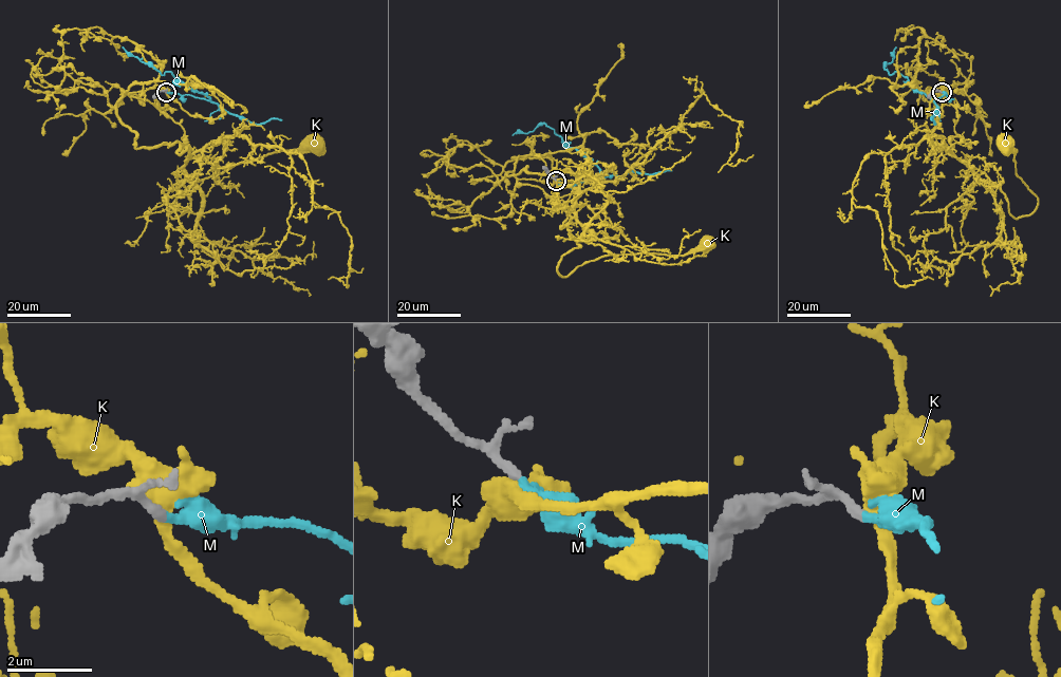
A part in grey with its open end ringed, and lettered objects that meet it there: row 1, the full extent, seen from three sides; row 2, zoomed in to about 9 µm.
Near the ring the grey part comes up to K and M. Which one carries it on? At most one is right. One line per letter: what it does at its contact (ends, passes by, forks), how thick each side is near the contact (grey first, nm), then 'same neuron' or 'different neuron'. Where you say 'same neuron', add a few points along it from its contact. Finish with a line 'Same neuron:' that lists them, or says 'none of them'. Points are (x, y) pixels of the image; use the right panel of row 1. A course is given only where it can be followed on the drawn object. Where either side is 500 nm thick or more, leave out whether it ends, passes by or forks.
K: it passes by; 170 nm thick on the grey side, 440 nm on the other; different neuron
M: it passes by; 160 nm thick on the grey side, 200 nm on the other; same neuron; it runs (941, 92), (947, 95), (934, 100), (916, 92), (897, 71), (890, 74), (885, 67), (892, 61), (895, 46)
Same neuron: M

